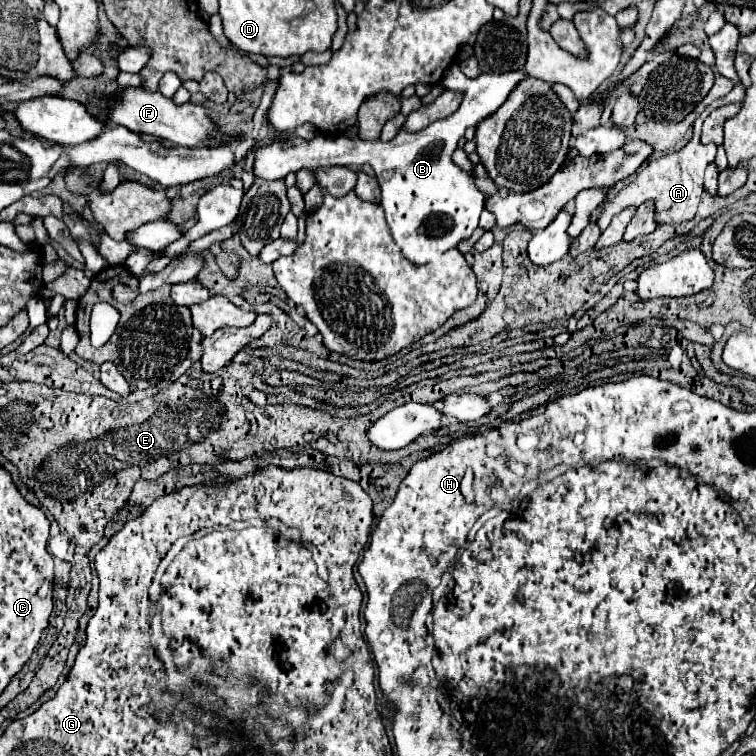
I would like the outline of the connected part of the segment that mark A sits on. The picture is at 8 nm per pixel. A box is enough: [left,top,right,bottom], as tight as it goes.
[597,114,717,230]

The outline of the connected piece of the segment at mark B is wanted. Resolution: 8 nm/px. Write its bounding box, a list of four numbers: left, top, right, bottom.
[253,64,527,264]

